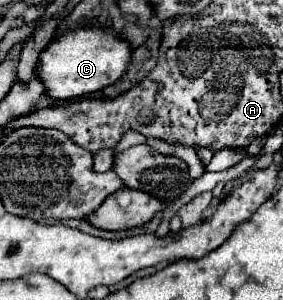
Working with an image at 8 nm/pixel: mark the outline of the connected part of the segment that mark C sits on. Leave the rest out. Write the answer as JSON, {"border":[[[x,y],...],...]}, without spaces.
{"border":[[[75,29],[59,35],[39,55],[39,73],[53,99],[73,99],[115,83],[131,61],[131,47],[127,41],[103,29]]]}

